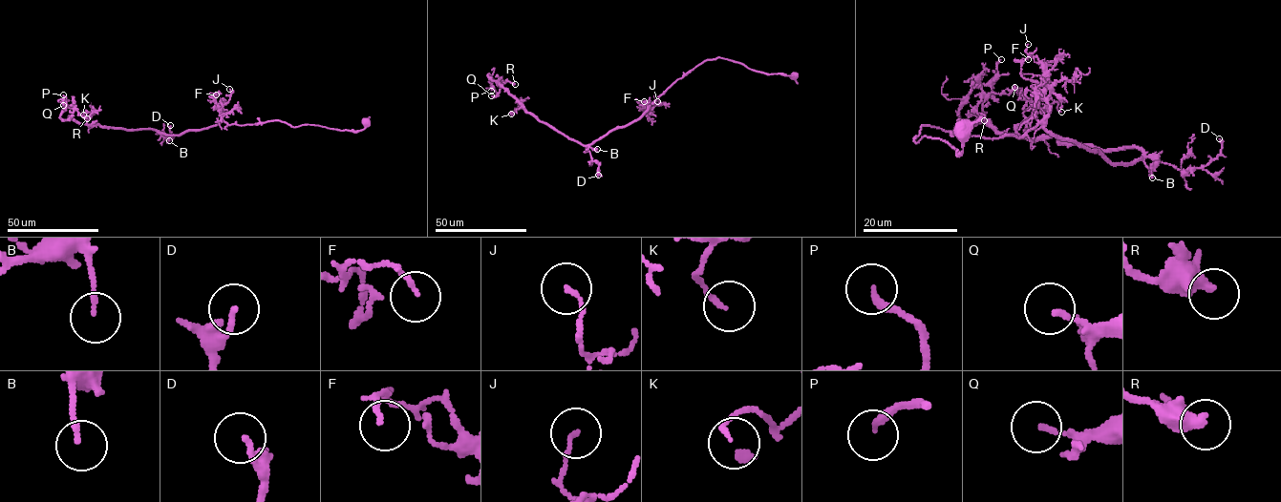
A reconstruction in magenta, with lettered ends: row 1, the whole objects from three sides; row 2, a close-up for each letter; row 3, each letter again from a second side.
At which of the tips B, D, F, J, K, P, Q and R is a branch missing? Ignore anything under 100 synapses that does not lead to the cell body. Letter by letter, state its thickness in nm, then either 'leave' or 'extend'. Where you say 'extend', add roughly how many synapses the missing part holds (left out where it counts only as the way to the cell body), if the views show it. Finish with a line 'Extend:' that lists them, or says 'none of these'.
B: 150 nm | leave
D: 140 nm | leave
F: 140 nm | leave
J: 110 nm | leave
K: 120 nm | leave
P: 200 nm | leave
Q: 130 nm | leave
R: 480 nm | leave
Extend: none of these

